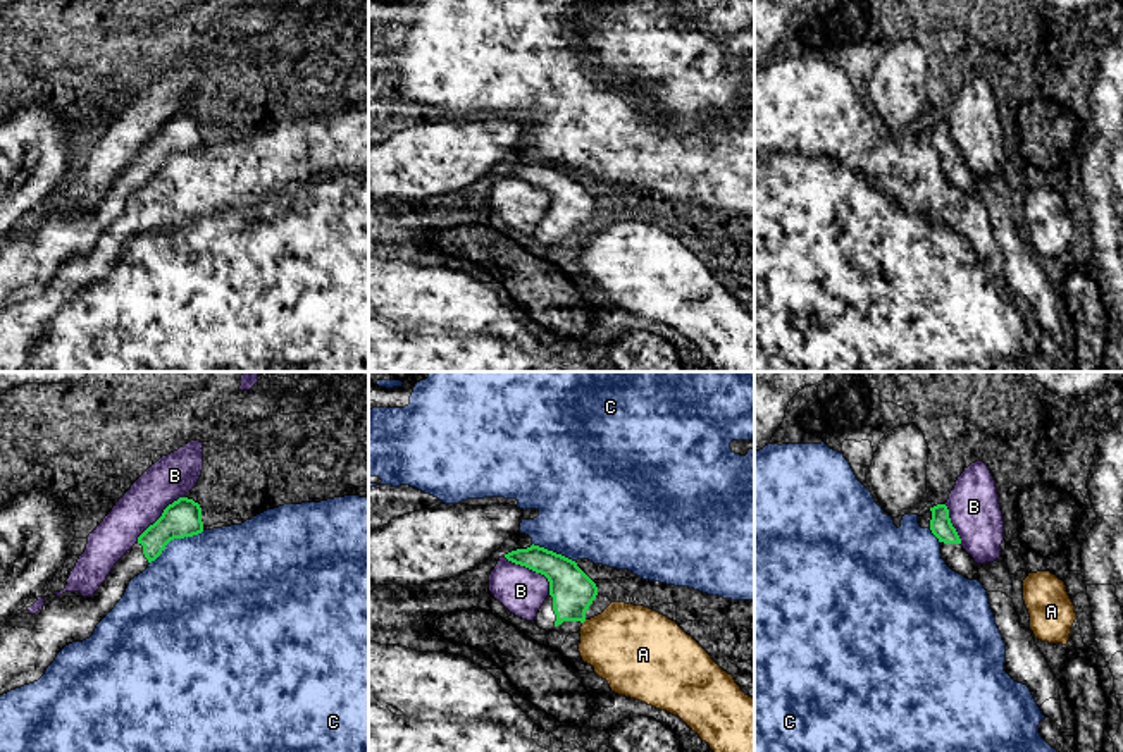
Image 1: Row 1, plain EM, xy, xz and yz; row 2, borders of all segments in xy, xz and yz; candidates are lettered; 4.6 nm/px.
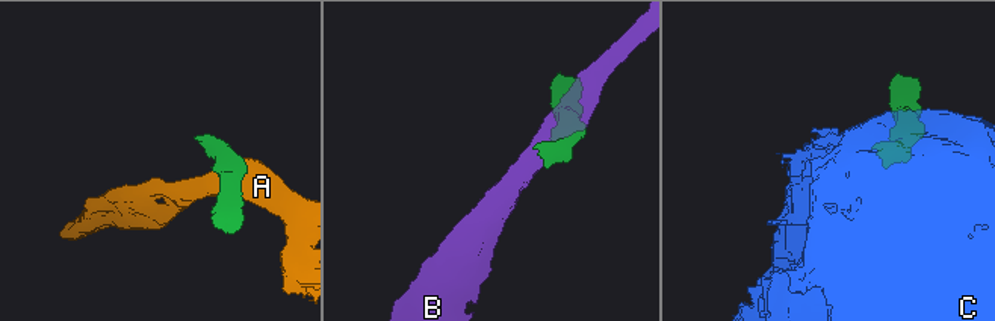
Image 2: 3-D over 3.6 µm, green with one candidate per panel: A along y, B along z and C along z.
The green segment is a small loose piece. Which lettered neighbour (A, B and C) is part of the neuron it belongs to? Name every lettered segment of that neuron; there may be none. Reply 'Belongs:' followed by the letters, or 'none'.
Belongs: none

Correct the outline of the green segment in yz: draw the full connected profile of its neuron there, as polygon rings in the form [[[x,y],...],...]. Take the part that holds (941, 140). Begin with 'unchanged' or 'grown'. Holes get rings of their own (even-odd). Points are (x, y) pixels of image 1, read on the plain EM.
grown; [[[937,119],[930,122],[930,126],[932,126],[930,145],[940,157],[940,169],[946,179],[952,186],[963,189],[968,194],[978,194],[978,179],[963,163],[961,153],[951,138],[947,120]]]

